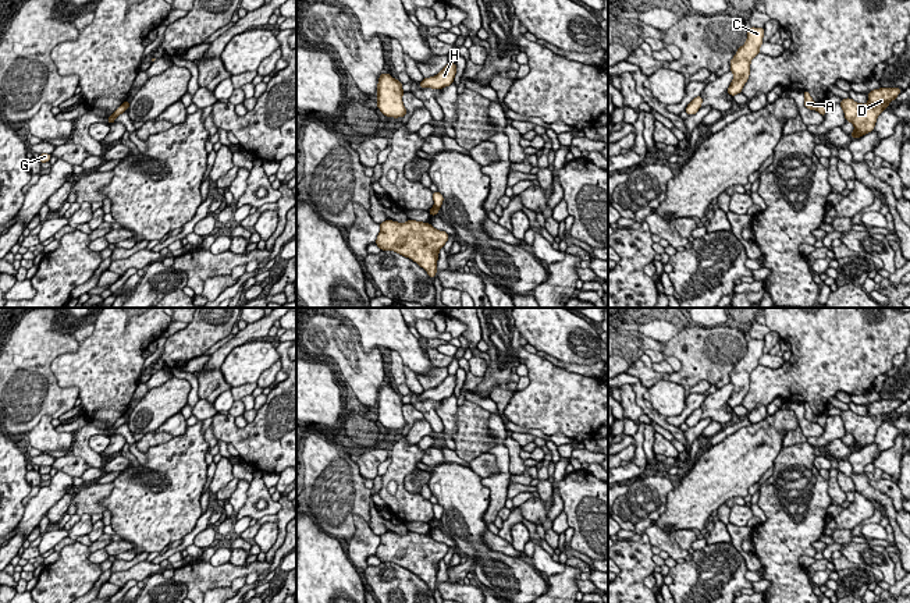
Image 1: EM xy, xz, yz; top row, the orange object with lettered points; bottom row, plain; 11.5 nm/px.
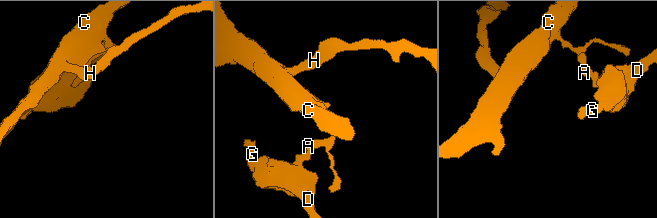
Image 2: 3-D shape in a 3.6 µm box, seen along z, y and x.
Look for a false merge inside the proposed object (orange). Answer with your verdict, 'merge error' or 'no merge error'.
merge error

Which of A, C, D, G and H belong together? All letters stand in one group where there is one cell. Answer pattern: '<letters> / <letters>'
A C H / D G

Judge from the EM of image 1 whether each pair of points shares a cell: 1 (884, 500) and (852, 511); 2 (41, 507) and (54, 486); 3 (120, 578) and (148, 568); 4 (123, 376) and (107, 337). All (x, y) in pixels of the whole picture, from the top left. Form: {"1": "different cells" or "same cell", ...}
{"1": "different cells", "2": "same cell", "3": "same cell", "4": "same cell"}

